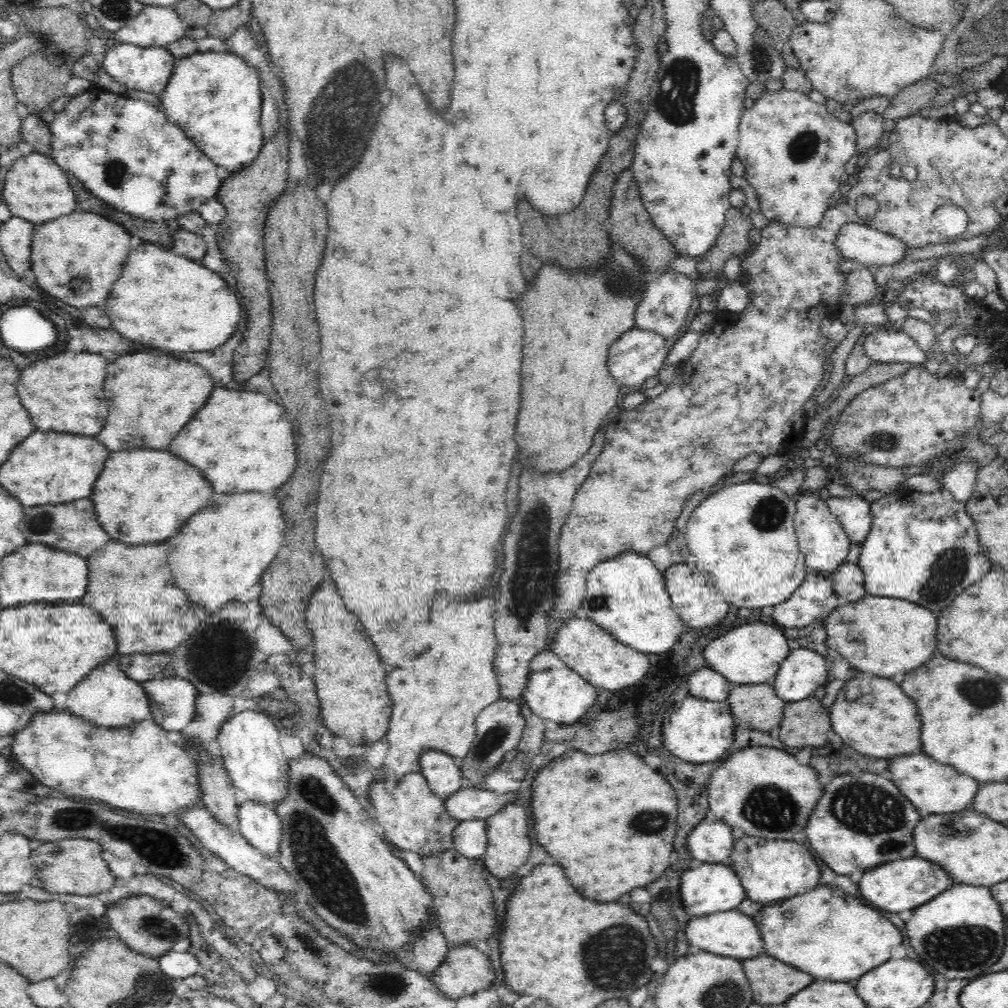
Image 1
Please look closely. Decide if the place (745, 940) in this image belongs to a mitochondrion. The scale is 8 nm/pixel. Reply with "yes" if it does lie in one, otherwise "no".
no

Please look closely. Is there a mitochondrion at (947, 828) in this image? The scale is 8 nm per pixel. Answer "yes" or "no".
yes

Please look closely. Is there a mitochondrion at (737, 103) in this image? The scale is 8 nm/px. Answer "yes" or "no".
no

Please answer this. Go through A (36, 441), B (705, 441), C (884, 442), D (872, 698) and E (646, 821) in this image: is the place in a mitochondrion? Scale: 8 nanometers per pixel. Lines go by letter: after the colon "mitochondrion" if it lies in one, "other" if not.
A: other
B: mitochondrion
C: mitochondrion
D: mitochondrion
E: mitochondrion

